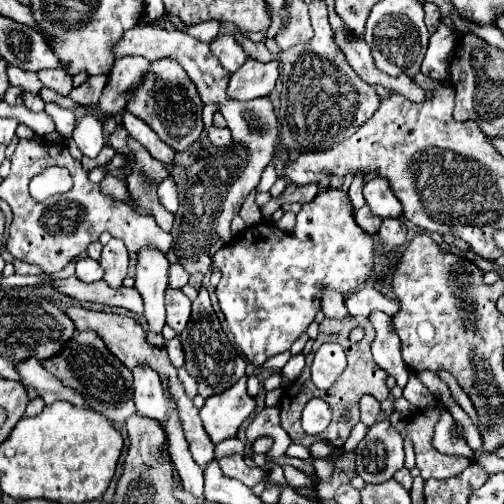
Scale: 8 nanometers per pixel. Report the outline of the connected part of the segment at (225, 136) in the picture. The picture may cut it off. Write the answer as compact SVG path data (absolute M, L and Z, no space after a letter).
M210 126L208 128L208 138L214 146L228 146L232 142L232 136L228 132L228 128L216 128L216 126Z

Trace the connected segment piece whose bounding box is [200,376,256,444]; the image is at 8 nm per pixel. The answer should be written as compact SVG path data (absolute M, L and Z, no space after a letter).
M242 376L242 380L238 380L226 392L206 398L202 406L200 418L214 444L234 438L242 422L254 412L256 402L246 392L246 380L248 376Z

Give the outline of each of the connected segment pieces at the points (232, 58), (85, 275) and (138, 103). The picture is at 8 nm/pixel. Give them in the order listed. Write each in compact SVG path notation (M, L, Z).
M228 34L216 36L210 42L210 50L230 74L236 72L250 58L244 54L242 46L234 40L234 36L228 36Z
M86 256L86 258L80 258L76 262L76 278L80 278L82 282L96 282L96 280L102 280L104 278L104 268L100 268L98 260Z
M176 60L150 62L148 76L144 76L144 80L132 92L126 104L126 110L130 114L144 120L174 150L186 150L194 140L198 140L198 136L204 130L202 108L204 108L204 102L200 100L196 86L184 72L184 68L176 64Z

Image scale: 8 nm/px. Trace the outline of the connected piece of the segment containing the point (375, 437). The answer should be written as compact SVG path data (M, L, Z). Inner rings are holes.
M376 422L356 448L356 470L368 484L390 480L404 468L404 440L388 422Z

